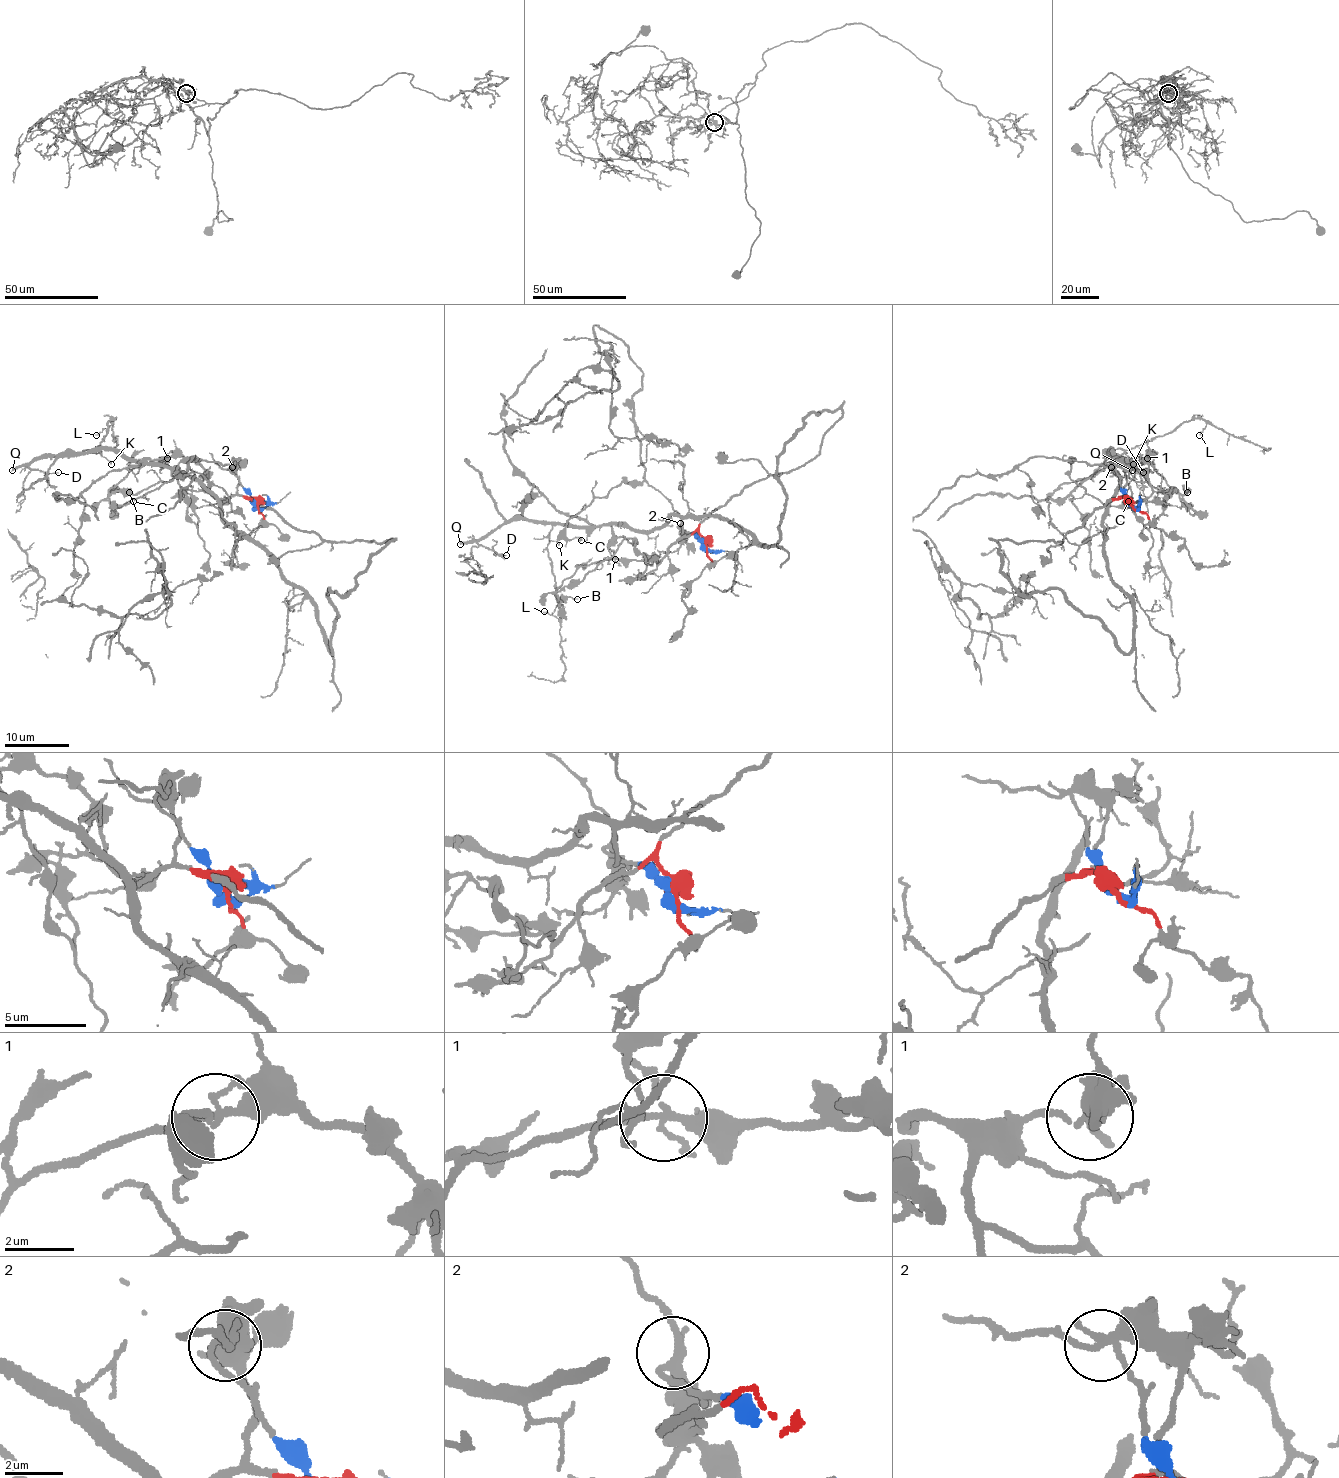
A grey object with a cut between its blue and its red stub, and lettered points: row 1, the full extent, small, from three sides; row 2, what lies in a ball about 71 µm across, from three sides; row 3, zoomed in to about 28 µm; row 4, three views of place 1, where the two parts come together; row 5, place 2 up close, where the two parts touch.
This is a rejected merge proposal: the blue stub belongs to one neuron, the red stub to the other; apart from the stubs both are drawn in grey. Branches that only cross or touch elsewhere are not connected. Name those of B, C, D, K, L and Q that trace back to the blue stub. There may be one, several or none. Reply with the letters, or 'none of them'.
C

